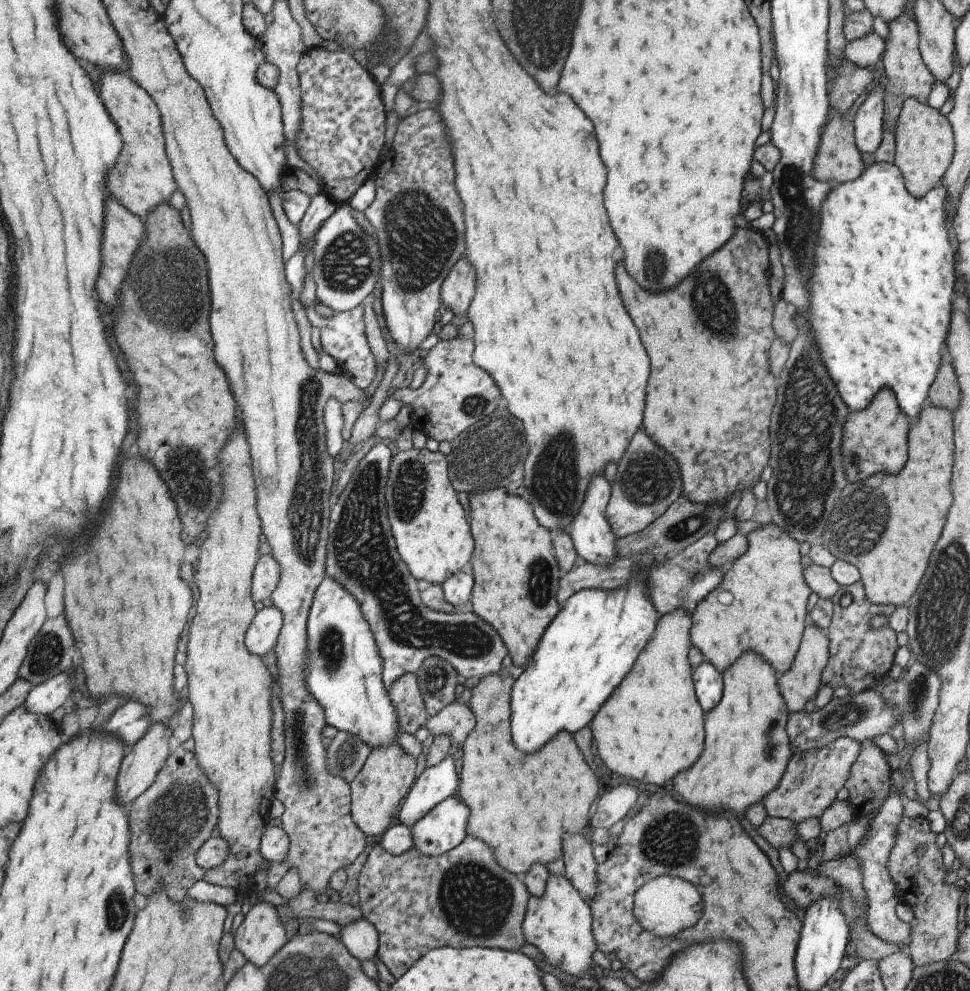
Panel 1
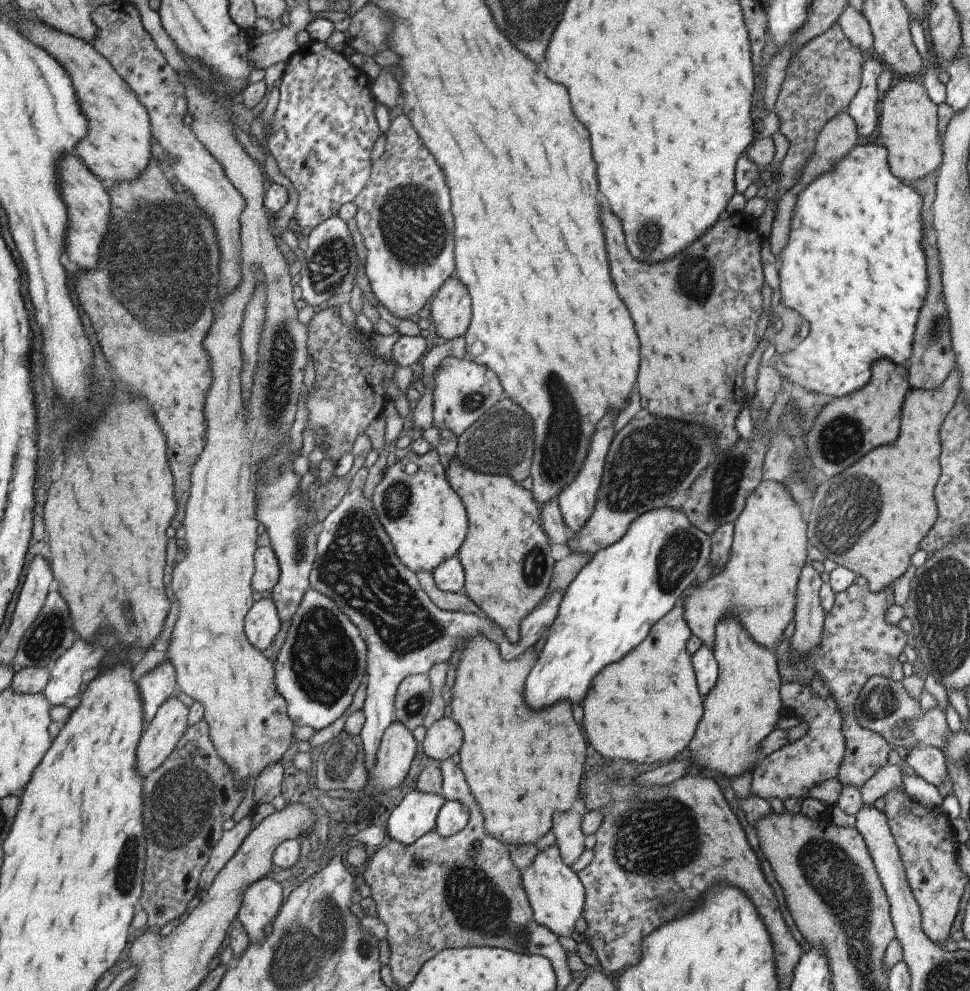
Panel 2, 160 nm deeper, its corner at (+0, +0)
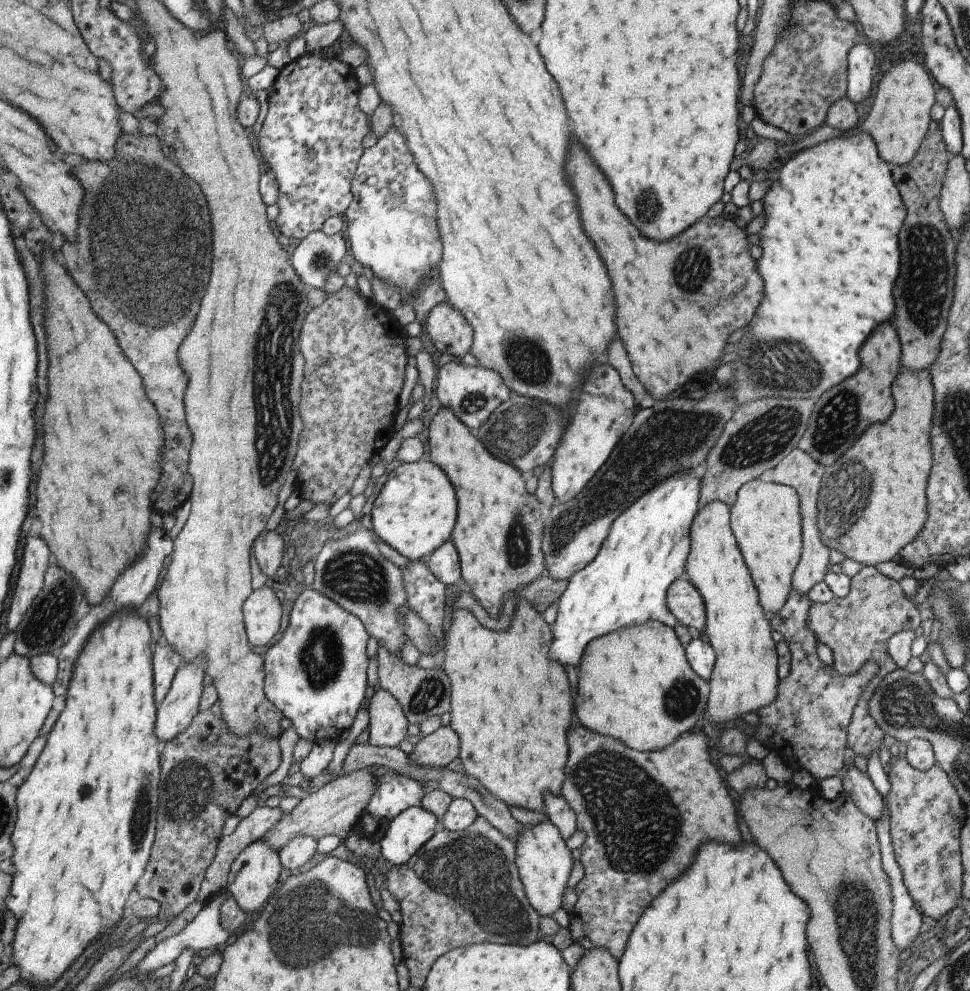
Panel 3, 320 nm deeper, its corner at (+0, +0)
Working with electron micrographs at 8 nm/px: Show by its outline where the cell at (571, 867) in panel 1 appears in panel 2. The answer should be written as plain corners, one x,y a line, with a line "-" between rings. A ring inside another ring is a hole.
566,810
564,813
555,813
552,817
552,831
555,844
558,846
560,857
570,868
583,850
583,837
581,832
582,816
575,810

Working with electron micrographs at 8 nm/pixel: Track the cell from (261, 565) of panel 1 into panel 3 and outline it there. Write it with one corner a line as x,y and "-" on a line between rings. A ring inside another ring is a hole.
263,531
254,538
251,550
259,570
265,574
269,580
277,568
285,562
282,550
282,537
273,531

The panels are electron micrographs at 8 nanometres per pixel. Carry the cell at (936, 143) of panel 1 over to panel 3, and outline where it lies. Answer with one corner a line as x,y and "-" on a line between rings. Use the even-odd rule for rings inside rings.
899,60
888,64
875,82
875,96
867,117
859,130
868,134
874,141
879,153
887,165
899,166
913,160
919,143
926,133
933,115
936,90
931,79
917,62

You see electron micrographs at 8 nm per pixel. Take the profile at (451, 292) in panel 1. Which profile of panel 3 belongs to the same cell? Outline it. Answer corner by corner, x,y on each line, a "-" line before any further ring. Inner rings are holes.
447,300
436,304
426,316
425,332
437,355
449,354
459,361
472,345
472,330
462,313
448,304

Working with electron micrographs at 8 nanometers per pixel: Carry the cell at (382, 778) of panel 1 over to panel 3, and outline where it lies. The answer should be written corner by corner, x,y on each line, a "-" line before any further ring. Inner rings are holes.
375,689
368,704
368,742
397,747
407,734
408,720
400,702
385,689

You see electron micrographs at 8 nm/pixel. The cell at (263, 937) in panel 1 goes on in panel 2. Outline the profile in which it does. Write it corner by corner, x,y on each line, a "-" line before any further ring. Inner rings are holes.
264,875
254,880
242,894
242,906
237,920
248,934
249,943
260,943
263,927
270,924
284,901
286,886

